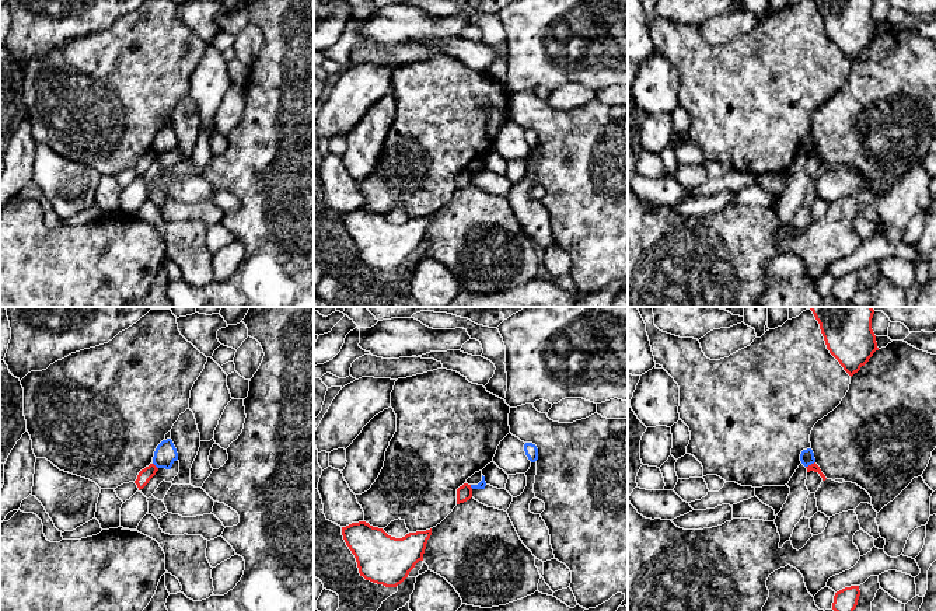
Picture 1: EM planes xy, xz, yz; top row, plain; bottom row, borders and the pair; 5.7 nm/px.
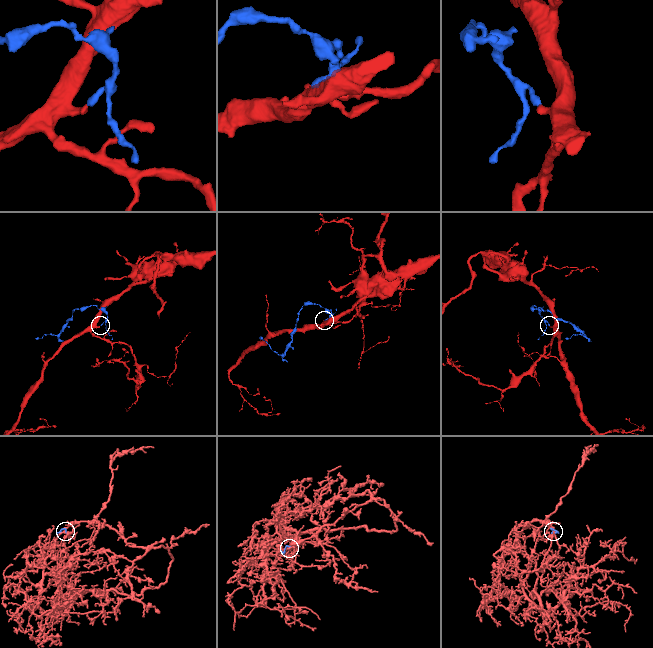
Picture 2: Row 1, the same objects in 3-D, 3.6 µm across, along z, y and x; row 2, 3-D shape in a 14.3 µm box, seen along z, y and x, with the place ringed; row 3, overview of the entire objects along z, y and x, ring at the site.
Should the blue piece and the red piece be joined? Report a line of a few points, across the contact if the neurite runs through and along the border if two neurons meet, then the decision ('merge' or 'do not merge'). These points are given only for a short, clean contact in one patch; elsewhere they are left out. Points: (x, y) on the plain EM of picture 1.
yz (814, 147), (806, 153) | do not merge

